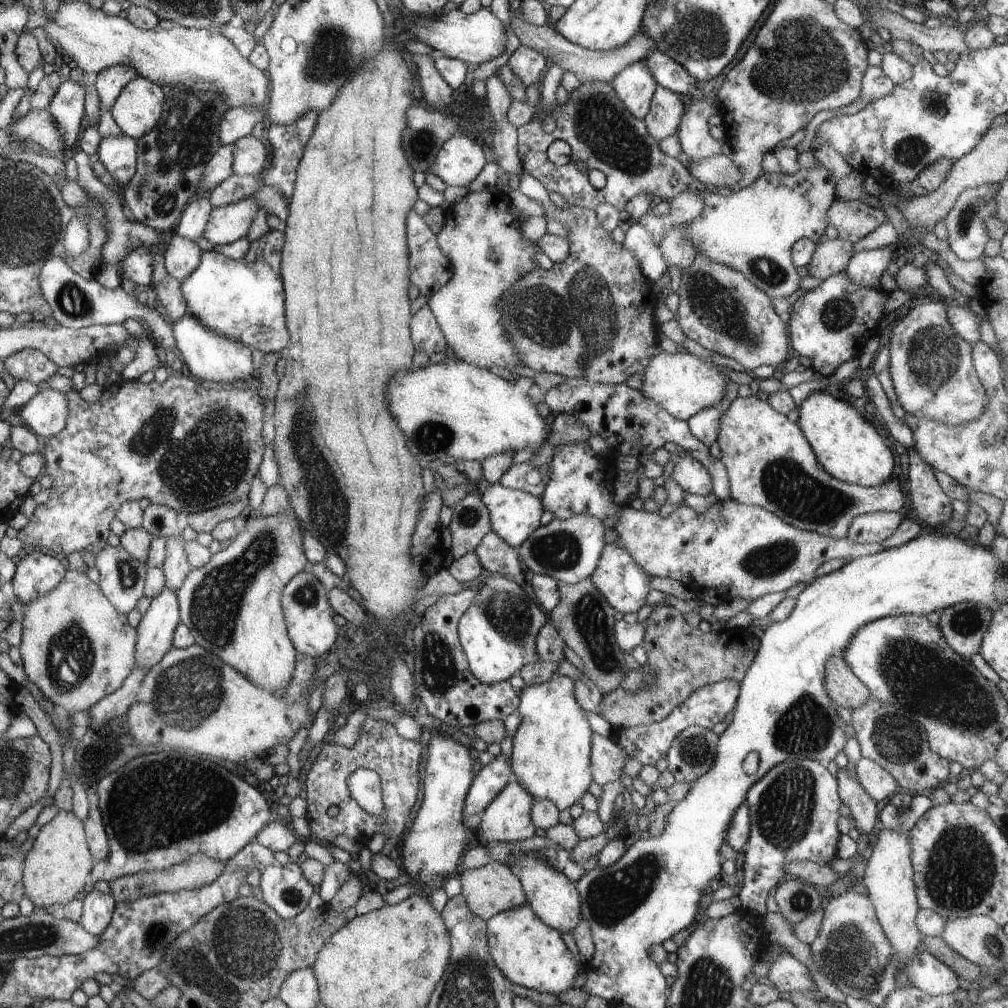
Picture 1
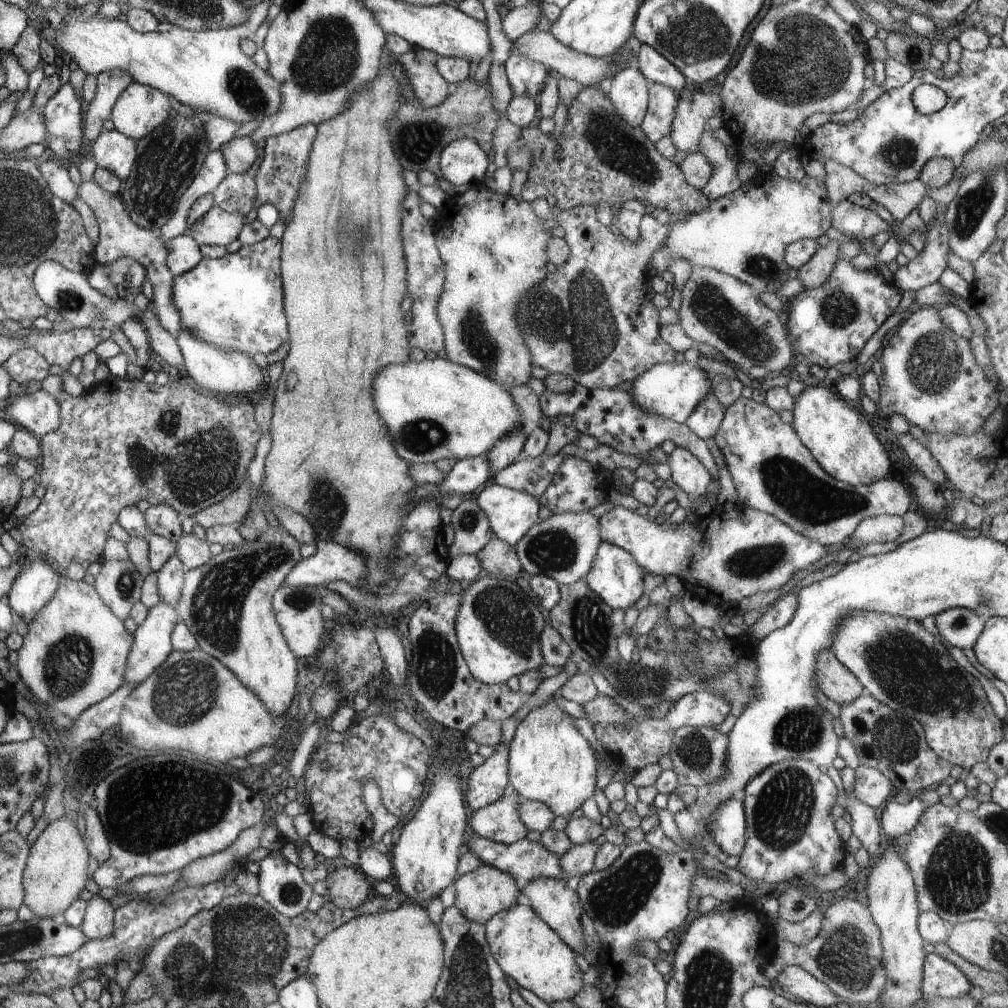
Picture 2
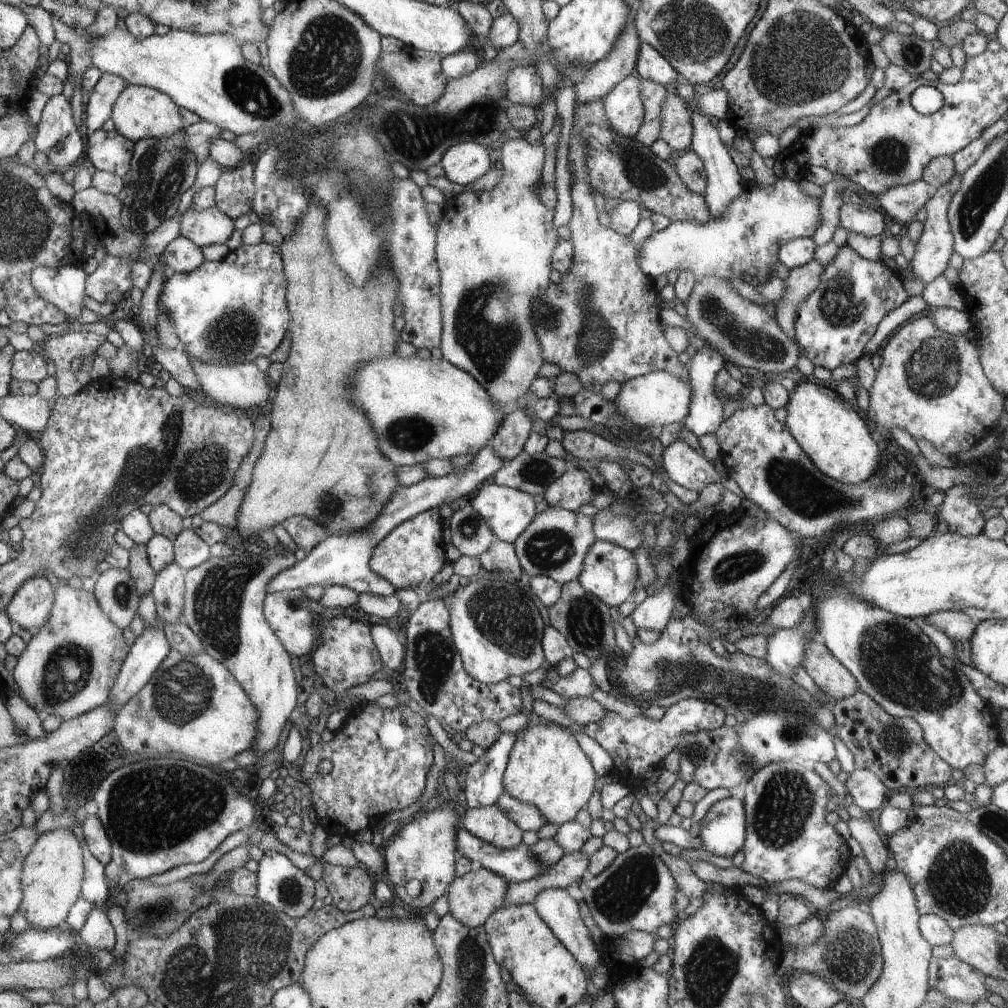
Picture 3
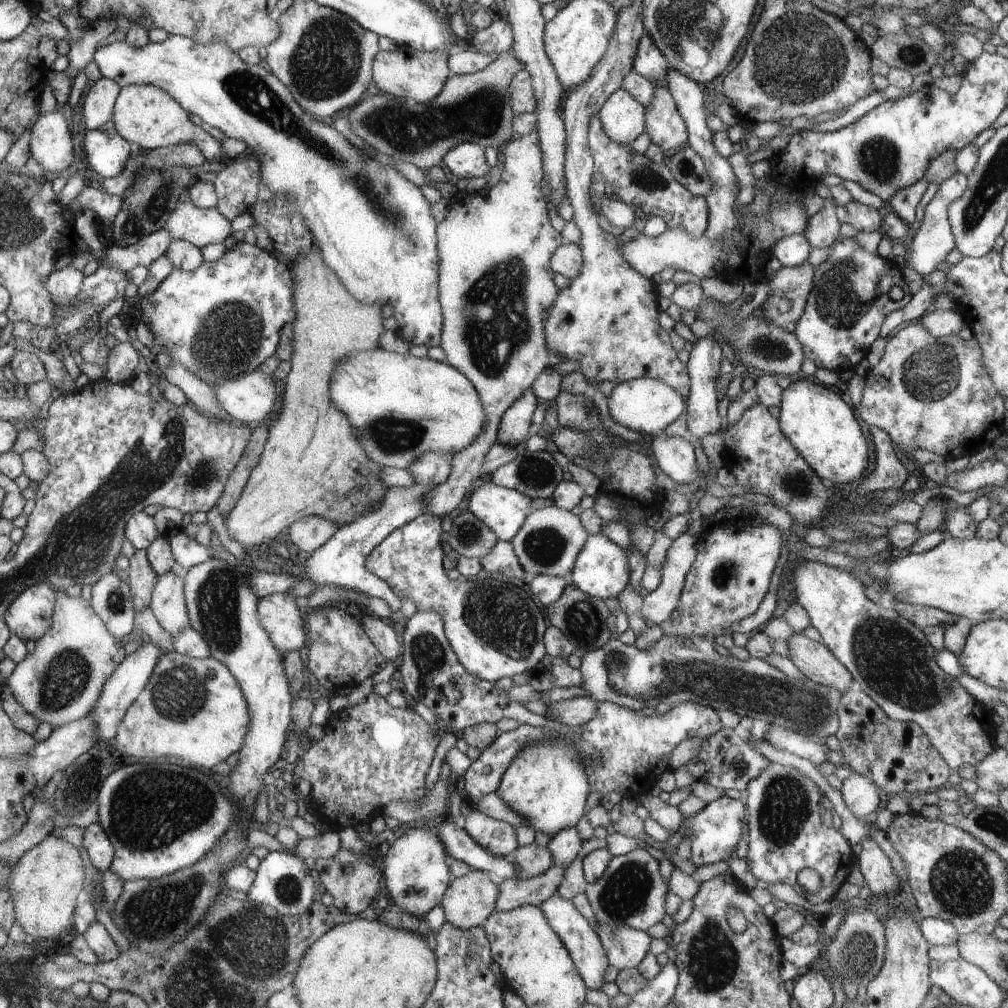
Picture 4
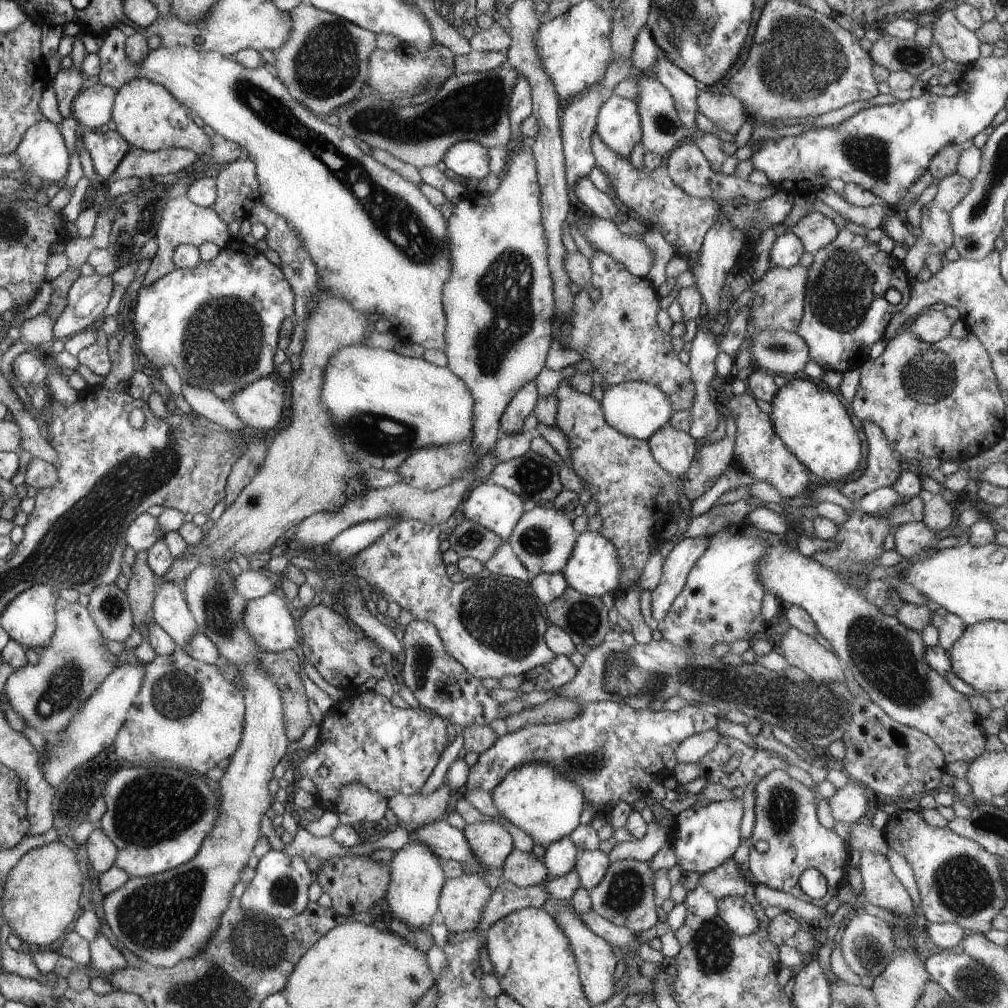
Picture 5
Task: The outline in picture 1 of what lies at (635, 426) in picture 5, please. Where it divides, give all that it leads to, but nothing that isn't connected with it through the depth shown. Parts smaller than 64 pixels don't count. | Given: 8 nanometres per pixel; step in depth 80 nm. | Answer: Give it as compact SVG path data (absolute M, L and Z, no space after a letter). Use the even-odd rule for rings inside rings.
M662 351L650 361L643 372L644 380L639 391L646 398L662 405L664 410L679 421L686 421L702 409L718 406L724 396L726 383L730 379L718 372L717 365L709 357L705 360L692 353L686 354L680 351L678 354L671 355L669 352Z

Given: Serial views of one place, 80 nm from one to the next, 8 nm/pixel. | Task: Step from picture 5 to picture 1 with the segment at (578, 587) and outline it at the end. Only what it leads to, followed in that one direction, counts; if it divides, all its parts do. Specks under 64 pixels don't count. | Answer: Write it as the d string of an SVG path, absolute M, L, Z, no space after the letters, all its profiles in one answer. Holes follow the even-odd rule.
M608 543L602 549L598 566L596 570L593 570L590 578L593 585L616 612L622 612L624 615L628 612L638 612L644 604L647 604L646 596L651 590L651 576L646 574L646 571L642 570L637 562L634 562L627 550L616 543Z

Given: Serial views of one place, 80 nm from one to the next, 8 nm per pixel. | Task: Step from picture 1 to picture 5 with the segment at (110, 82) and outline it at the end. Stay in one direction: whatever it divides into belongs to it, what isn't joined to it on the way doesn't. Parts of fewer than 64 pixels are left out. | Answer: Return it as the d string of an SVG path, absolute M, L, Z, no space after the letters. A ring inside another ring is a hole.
M101 83L82 90L71 103L72 117L84 127L104 129L112 117L117 92Z

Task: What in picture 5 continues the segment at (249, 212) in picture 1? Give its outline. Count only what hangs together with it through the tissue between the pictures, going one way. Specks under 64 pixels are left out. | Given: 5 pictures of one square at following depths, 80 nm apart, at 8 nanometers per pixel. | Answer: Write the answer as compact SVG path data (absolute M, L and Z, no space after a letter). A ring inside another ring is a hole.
M182 194L176 199L170 199L166 204L165 213L161 215L161 223L157 231L159 248L156 256L152 258L152 264L150 264L150 268L144 276L142 286L152 286L154 282L167 276L176 268L172 264L172 252L183 243L200 247L206 242L212 242L222 249L224 244L228 242L228 236L230 236L224 221L212 207L198 208L197 204L193 203L187 194Z

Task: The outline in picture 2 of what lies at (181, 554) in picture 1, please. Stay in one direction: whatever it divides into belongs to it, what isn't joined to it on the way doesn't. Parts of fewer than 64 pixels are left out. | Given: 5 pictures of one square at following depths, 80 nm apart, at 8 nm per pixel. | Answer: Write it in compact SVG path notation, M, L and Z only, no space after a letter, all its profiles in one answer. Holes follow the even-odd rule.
M174 554L169 562L157 572L157 591L160 601L176 608L181 595L187 568Z

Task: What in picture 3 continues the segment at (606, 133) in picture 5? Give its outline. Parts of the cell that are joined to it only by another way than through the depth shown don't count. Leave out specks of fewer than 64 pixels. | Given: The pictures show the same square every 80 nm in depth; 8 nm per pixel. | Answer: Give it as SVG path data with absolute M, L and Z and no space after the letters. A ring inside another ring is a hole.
M636 70L619 82L603 100L603 109L614 132L634 139L645 117L643 98L637 89Z

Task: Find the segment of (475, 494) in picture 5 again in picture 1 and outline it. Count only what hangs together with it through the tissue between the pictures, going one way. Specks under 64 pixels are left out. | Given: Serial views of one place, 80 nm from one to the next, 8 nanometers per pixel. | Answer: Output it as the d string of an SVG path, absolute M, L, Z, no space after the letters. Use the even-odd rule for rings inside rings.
M492 483L481 496L481 501L488 509L492 531L510 546L518 548L540 526L540 516L545 507L541 498L533 494Z

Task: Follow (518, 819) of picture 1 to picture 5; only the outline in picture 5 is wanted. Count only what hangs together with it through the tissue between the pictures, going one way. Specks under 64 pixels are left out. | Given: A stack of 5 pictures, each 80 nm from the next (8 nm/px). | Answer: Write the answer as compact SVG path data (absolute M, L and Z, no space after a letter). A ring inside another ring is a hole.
M498 822L468 824L463 832L474 856L484 868L500 868L515 850L510 832Z

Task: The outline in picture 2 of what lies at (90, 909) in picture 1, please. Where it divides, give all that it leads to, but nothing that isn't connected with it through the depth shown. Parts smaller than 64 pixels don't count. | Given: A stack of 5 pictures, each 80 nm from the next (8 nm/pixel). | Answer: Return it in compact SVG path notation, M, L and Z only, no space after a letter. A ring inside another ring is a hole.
M97 891L89 894L87 909L79 926L86 940L100 940L110 935L115 930L114 913L115 909Z

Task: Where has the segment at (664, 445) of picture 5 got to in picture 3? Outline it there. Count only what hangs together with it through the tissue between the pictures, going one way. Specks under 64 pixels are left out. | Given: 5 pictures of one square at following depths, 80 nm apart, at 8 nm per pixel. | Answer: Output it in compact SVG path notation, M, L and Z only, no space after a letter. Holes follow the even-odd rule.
M682 439L664 447L660 462L670 480L683 488L701 492L708 484L725 480L712 462Z

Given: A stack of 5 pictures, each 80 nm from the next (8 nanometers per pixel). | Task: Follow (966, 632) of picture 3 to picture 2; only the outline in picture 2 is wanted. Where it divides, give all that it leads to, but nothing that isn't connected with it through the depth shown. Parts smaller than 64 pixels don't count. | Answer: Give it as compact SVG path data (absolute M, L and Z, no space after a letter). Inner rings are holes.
M956 607L934 615L939 636L946 644L960 650L973 648L984 628L985 620L975 612Z

